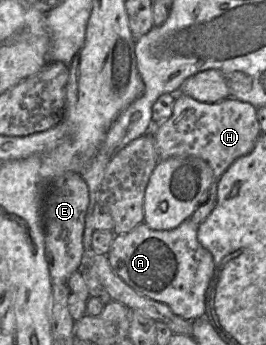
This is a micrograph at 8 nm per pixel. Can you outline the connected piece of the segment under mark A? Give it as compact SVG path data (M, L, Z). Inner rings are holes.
M189 218L172 230L153 230L144 222L132 231L115 235L107 259L116 275L139 295L167 305L184 320L194 321L205 315L205 295L214 275L212 254L197 239L198 226Z

